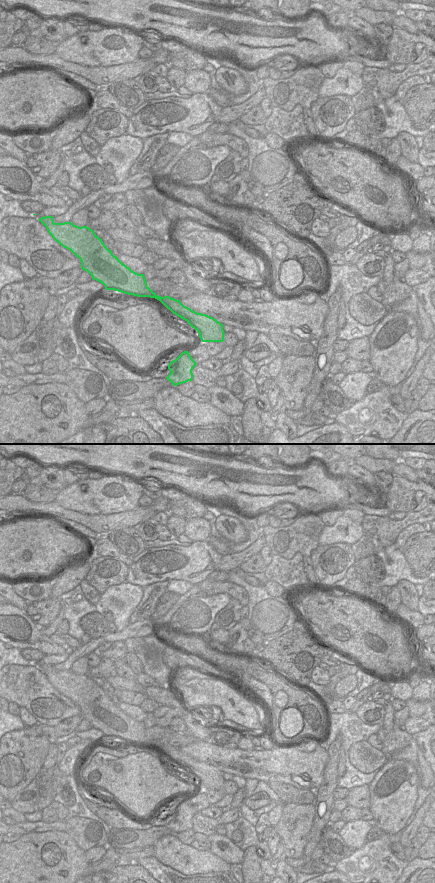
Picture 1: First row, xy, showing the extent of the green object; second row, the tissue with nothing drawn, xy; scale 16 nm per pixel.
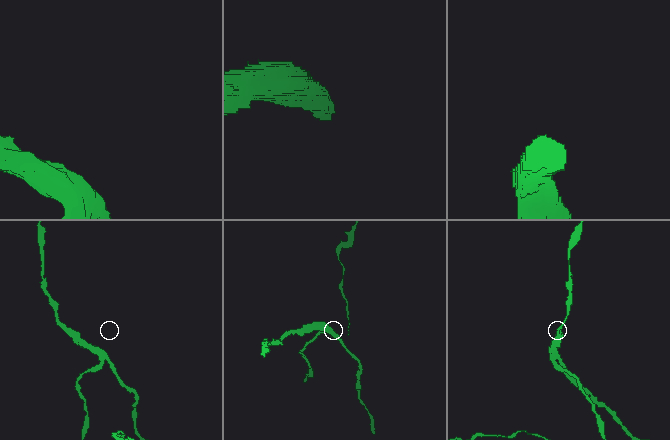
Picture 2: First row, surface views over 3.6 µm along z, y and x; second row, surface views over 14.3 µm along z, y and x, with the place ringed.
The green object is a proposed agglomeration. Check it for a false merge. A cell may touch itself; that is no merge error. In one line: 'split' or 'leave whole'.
split

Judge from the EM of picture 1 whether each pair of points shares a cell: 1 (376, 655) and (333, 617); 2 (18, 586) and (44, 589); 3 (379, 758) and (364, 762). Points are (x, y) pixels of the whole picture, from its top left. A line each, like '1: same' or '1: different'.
1: same
2: same
3: same

